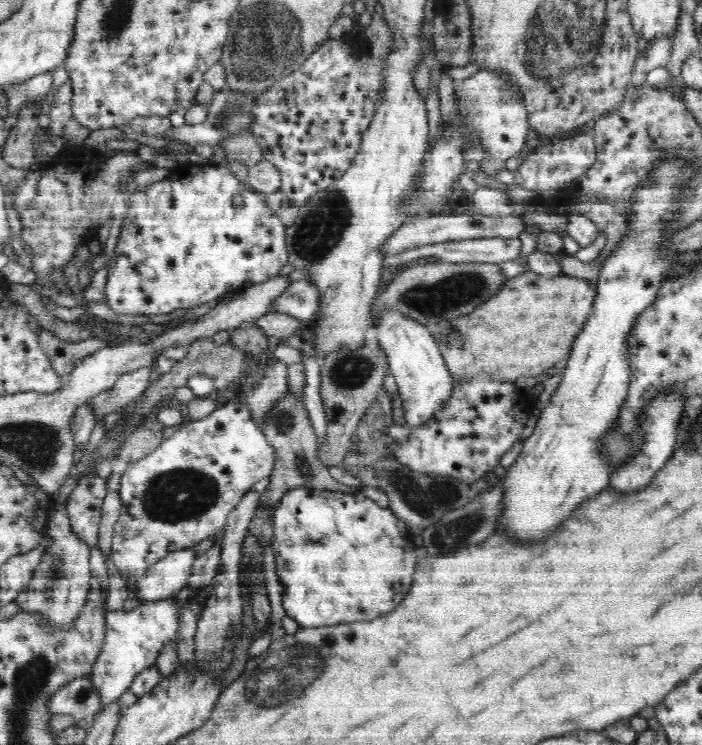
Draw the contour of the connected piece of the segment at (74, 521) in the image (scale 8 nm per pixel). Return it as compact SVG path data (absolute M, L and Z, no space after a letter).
M97 474L84 475L77 480L77 486L64 504L66 524L71 528L71 534L79 535L85 543L88 543L88 547L98 542L98 524L100 524L102 504L107 495L106 479Z

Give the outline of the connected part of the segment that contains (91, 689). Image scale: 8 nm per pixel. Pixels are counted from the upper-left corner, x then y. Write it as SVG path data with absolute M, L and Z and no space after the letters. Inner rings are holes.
M89 676L75 678L51 697L51 716L67 714L76 719L75 726L86 726L82 718L94 716L102 708L101 701L102 695Z

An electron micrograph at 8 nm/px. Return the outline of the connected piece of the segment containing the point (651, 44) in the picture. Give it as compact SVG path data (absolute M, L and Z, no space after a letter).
M662 36L656 40L648 40L648 46L636 54L635 69L632 70L631 83L634 86L646 84L646 74L654 68L666 66L671 57L673 37Z

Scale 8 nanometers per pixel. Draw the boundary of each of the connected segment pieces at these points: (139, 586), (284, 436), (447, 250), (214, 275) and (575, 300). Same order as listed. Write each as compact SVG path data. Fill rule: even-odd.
M192 548L170 552L147 568L146 574L129 580L129 590L133 590L141 604L168 600L187 586L197 555Z
M286 393L284 398L276 401L264 416L264 435L271 442L275 450L275 468L269 476L270 484L267 490L259 496L259 506L270 507L273 514L282 496L294 488L308 488L312 490L330 490L344 492L344 494L361 493L360 488L349 487L338 483L317 457L319 447L318 437L309 420L309 414L302 405L301 398Z
M475 238L466 240L456 240L456 242L444 242L444 244L428 244L428 246L420 246L420 248L412 248L412 250L404 250L400 254L387 255L386 264L391 270L395 270L400 264L413 262L417 264L418 258L436 257L442 262L485 262L502 265L508 260L516 261L520 256L521 241L516 238Z
M206 164L197 167L196 170L187 172L187 174L169 174L165 179L144 188L137 186L132 194L128 194L128 198L125 199L124 210L121 211L123 224L114 255L108 261L109 268L104 299L116 314L134 313L148 316L168 314L177 308L189 309L196 305L206 304L206 302L214 299L219 300L228 294L238 294L250 285L275 277L278 275L280 268L287 264L289 255L285 239L287 226L280 221L279 213L268 208L264 194L245 189L242 181L232 173L230 168L220 165ZM238 194L244 198L244 205L240 206L240 211L238 211L238 208L234 208L234 196L238 196Z
M528 271L508 279L476 314L459 317L460 322L447 321L448 326L444 323L428 329L455 381L488 375L515 382L537 377L571 356L574 342L594 312L597 296L598 286L588 280L565 274L547 279Z

